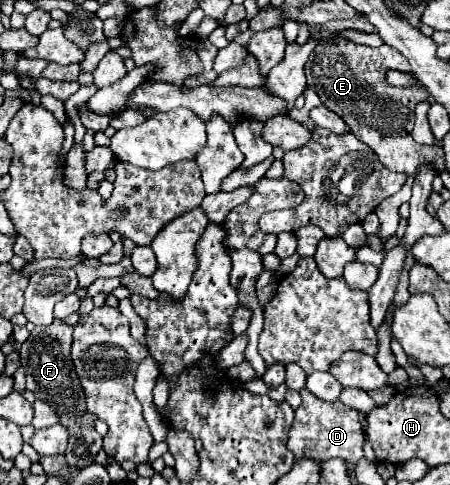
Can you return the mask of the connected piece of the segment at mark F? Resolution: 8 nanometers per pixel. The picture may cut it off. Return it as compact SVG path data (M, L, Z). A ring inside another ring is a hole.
M55 319L47 327L35 327L29 339L21 345L21 365L27 371L27 389L35 395L35 399L51 403L51 407L59 413L61 425L69 429L69 445L65 451L67 463L71 467L89 467L95 463L95 455L101 451L103 437L95 431L95 417L85 413L83 405L83 389L73 371L71 361L71 335L73 327Z

